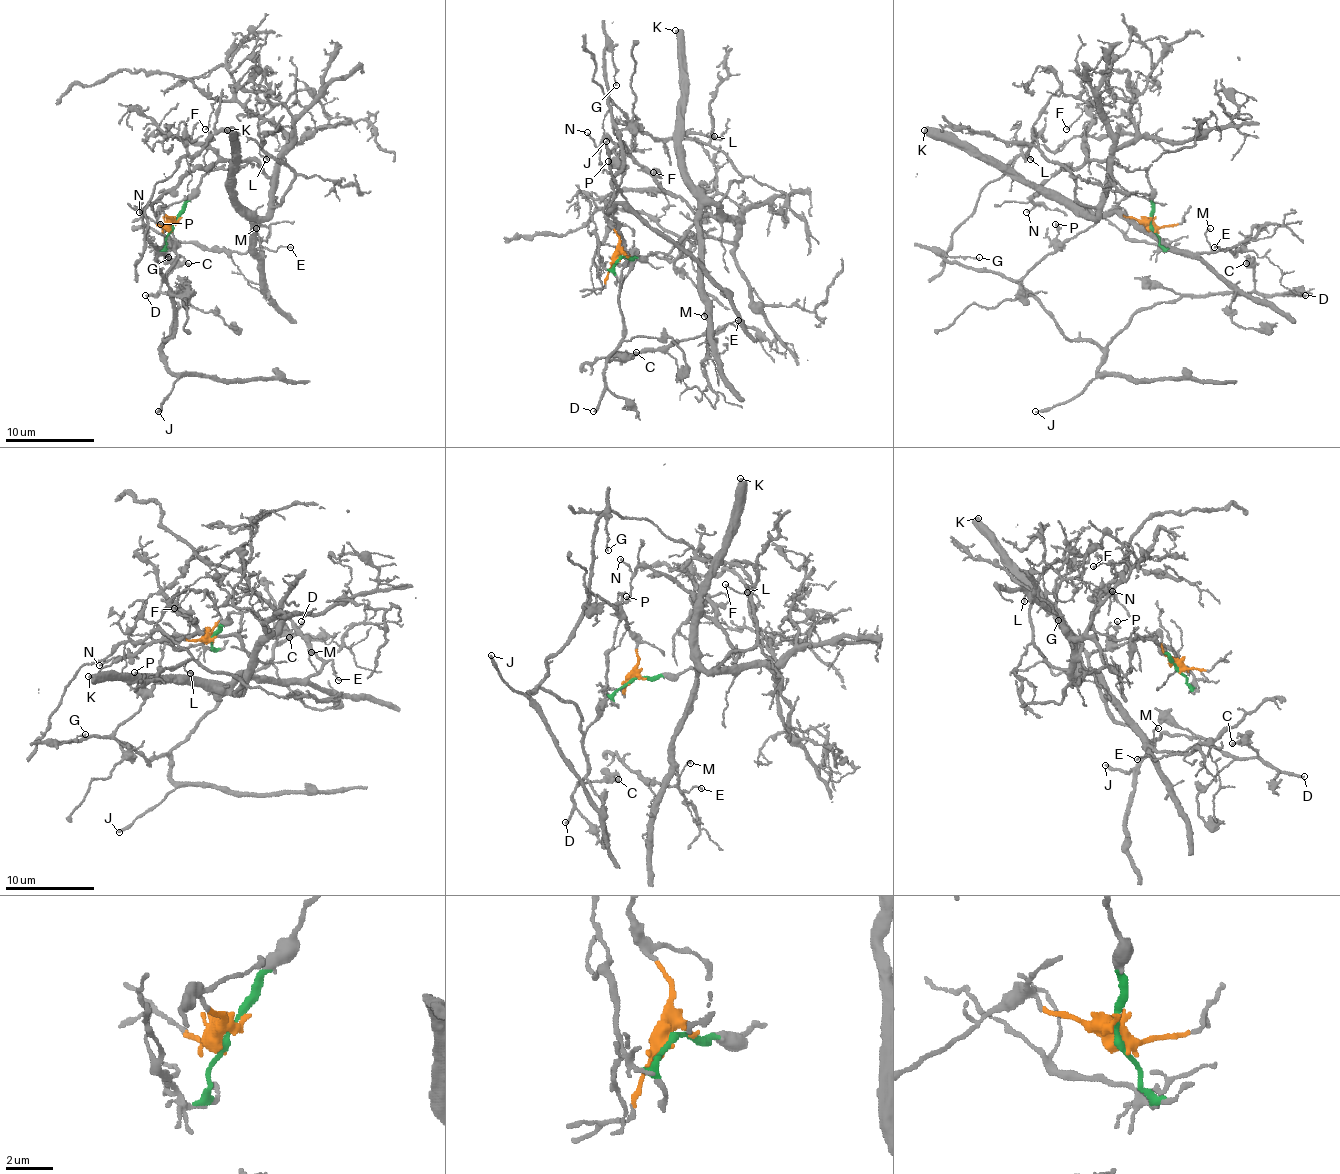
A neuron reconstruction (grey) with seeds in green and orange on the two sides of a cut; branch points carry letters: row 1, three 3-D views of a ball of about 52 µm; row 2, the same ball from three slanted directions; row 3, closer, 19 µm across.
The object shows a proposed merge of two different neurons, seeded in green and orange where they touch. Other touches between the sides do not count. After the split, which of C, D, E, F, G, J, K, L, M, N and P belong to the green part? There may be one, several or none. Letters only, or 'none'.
E, F, K, L, M, N

